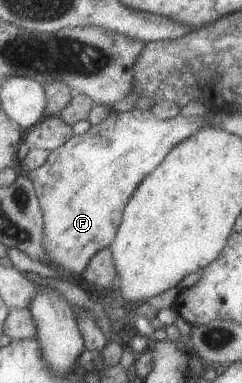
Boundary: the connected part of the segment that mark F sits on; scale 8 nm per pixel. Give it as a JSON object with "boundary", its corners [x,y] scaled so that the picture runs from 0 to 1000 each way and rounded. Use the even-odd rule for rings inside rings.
{"boundary":[[[459,287],[438,311],[372,326],[347,350],[302,352],[248,384],[202,394],[190,420],[165,436],[120,444],[112,460],[136,478],[178,561],[178,642],[211,676],[207,692],[273,702],[306,718],[339,715],[380,666],[459,637],[500,580],[512,538],[595,460],[678,415],[707,384],[835,329],[868,326],[826,303],[731,300],[657,313],[616,287]]]}

